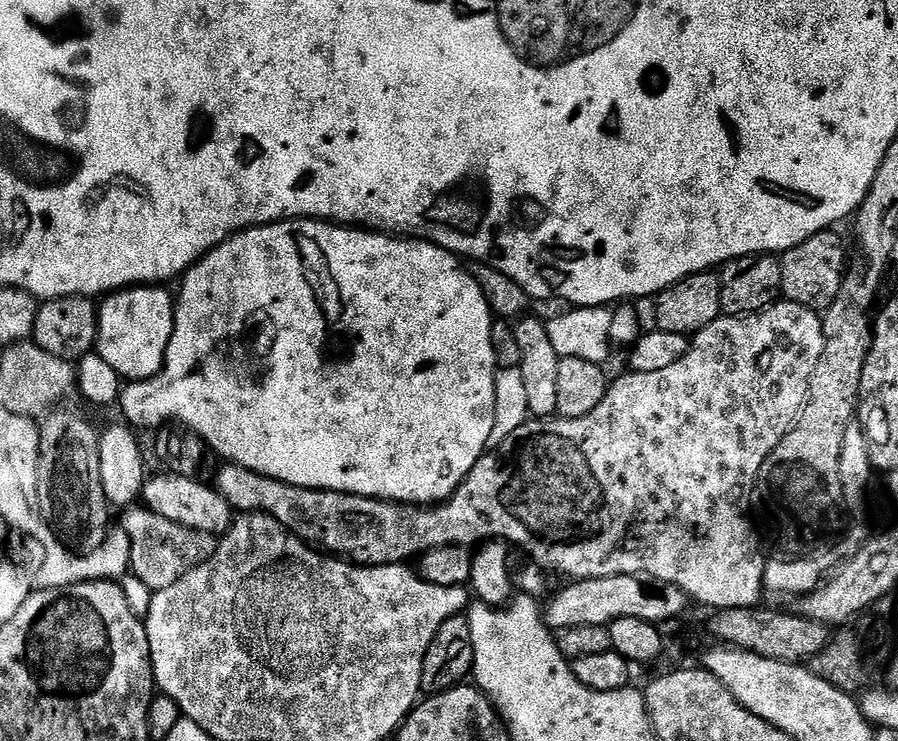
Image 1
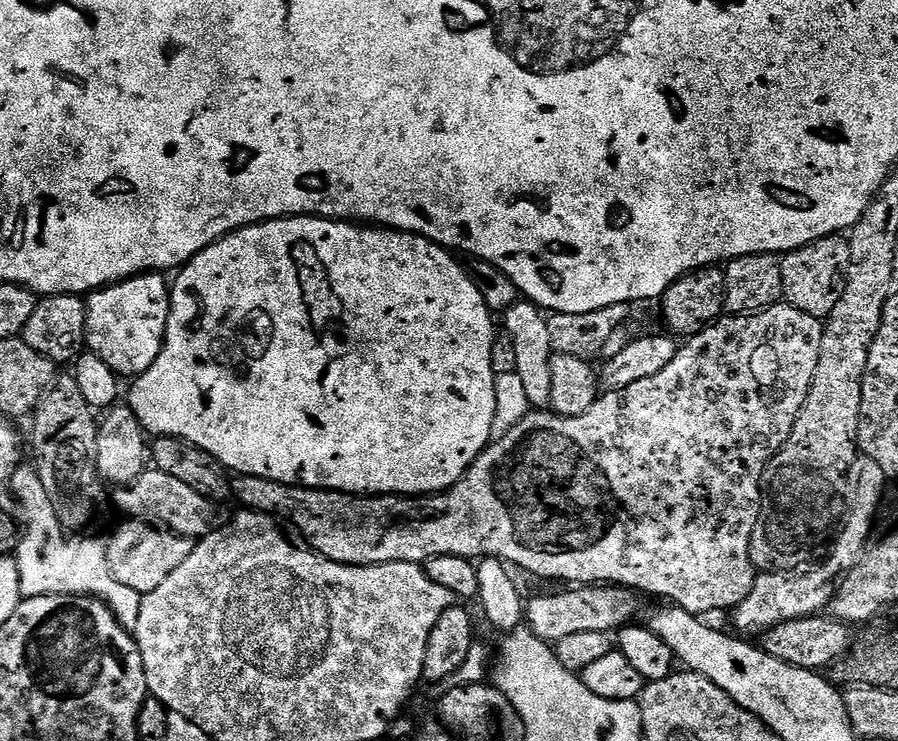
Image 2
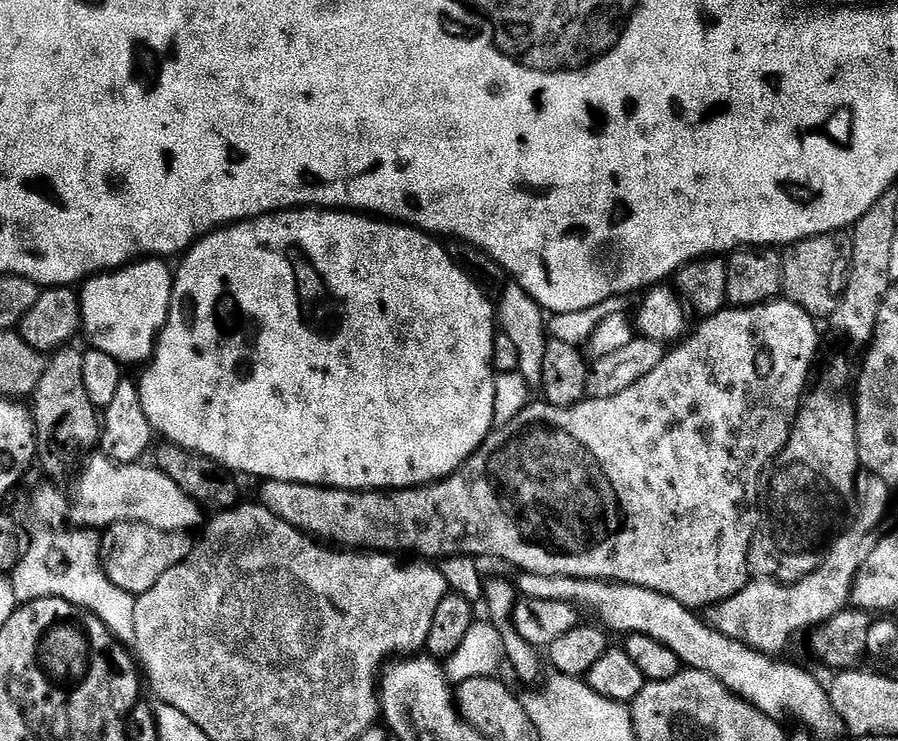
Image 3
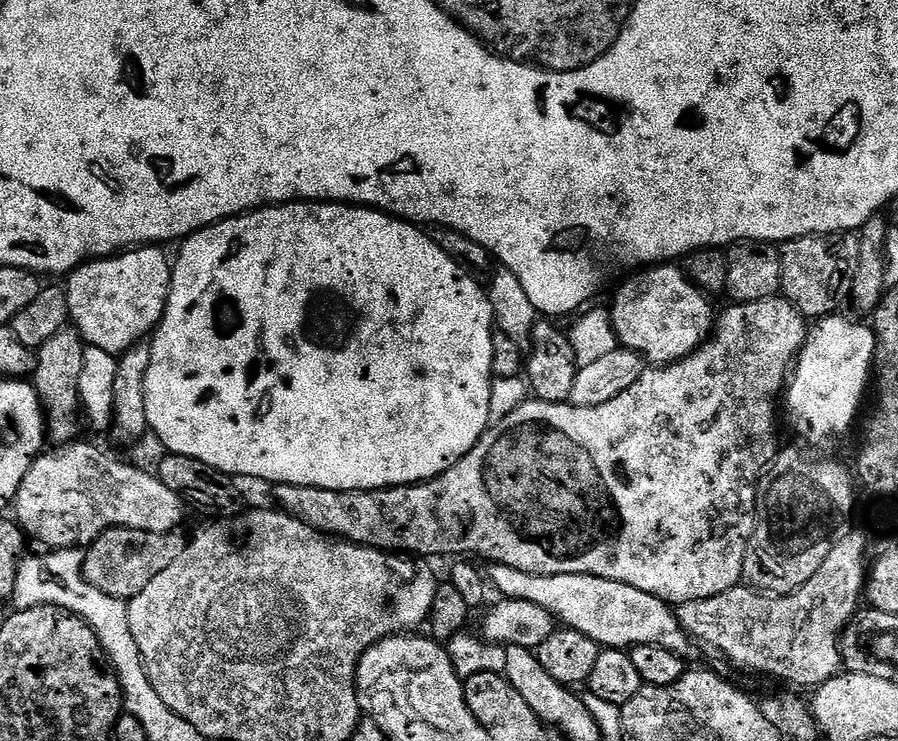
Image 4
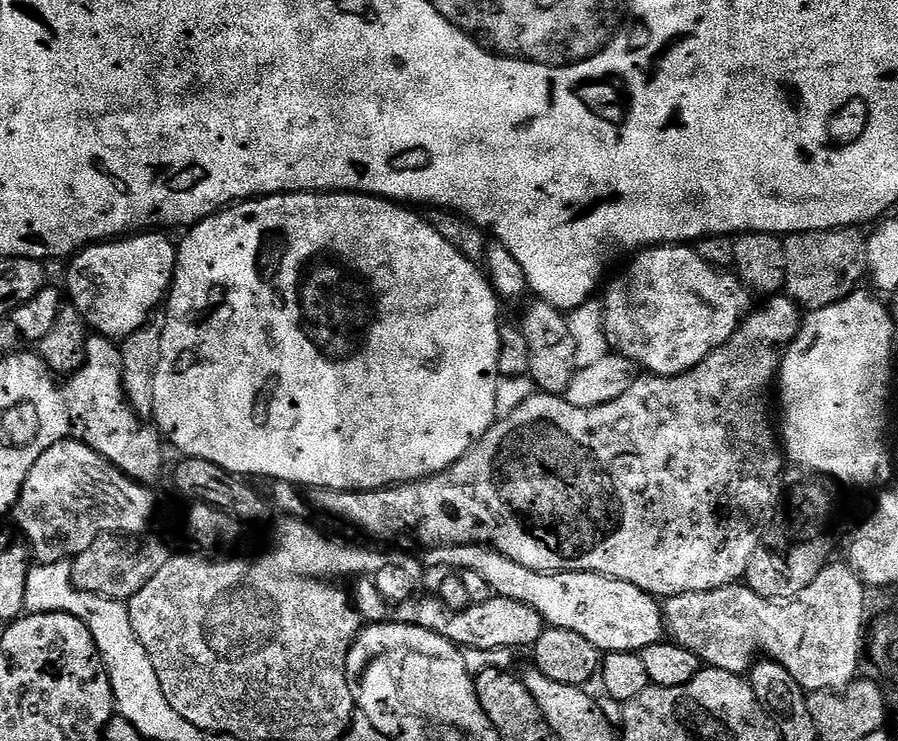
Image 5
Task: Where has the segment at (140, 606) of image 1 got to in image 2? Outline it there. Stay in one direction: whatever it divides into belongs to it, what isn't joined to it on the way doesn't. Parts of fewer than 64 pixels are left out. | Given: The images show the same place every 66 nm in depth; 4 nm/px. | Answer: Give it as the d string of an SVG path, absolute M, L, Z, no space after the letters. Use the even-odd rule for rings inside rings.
M37 494L29 504L16 504L14 516L19 523L20 520L24 523L33 546L40 548L40 556L24 556L20 560L18 575L21 597L38 598L50 594L94 596L111 608L123 628L135 629L142 596L114 578L109 560L110 544L105 537L103 540L100 536L73 534L69 529L63 528L50 502L42 494Z

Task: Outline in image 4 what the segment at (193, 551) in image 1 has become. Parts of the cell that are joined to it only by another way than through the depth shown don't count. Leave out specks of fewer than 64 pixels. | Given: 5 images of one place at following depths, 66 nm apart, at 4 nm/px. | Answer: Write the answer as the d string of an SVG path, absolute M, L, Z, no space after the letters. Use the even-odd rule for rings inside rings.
M108 528L93 540L84 552L84 579L90 586L102 590L102 594L125 602L133 600L153 578L162 574L182 554L185 537L176 532L154 534L133 528Z

